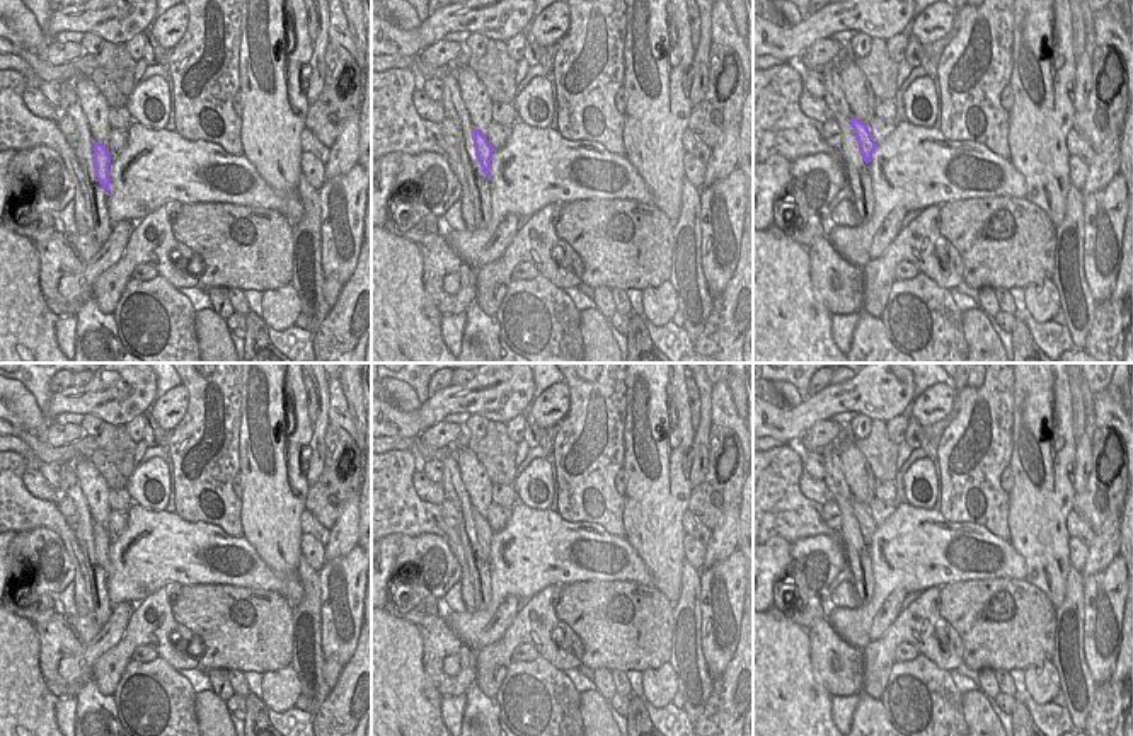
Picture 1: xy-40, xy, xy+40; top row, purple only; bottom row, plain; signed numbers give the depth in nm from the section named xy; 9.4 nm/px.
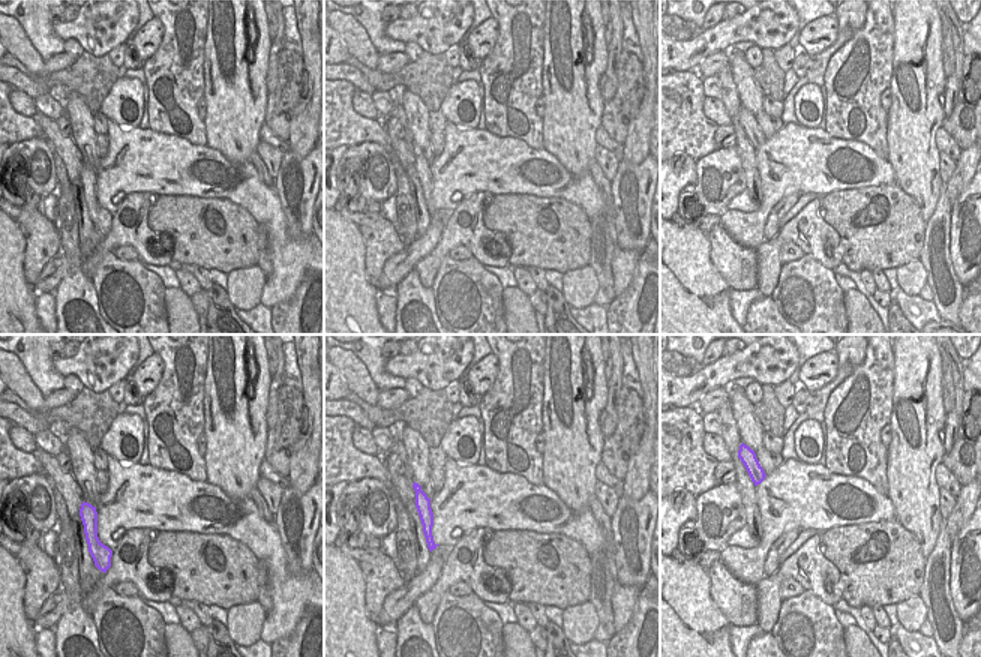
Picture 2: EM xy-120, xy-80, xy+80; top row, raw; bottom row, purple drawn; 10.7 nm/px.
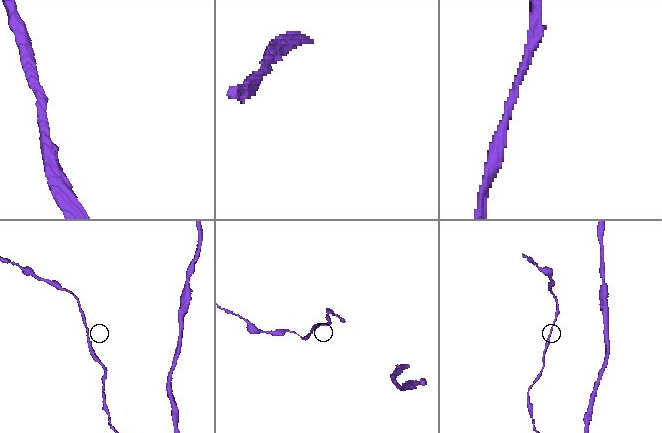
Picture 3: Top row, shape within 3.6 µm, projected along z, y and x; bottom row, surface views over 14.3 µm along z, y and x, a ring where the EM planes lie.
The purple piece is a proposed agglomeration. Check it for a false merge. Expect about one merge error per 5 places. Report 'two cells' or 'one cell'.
one cell

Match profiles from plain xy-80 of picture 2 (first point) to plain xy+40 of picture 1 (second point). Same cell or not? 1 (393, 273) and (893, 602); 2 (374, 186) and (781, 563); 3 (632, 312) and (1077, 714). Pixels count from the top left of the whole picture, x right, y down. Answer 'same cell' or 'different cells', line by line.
1: same cell
2: different cells
3: different cells

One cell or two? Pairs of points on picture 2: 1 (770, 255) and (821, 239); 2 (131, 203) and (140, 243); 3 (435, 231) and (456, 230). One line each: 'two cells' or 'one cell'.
1: one cell
2: one cell
3: two cells

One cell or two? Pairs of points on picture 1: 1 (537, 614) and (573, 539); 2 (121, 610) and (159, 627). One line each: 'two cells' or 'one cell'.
1: two cells
2: two cells

